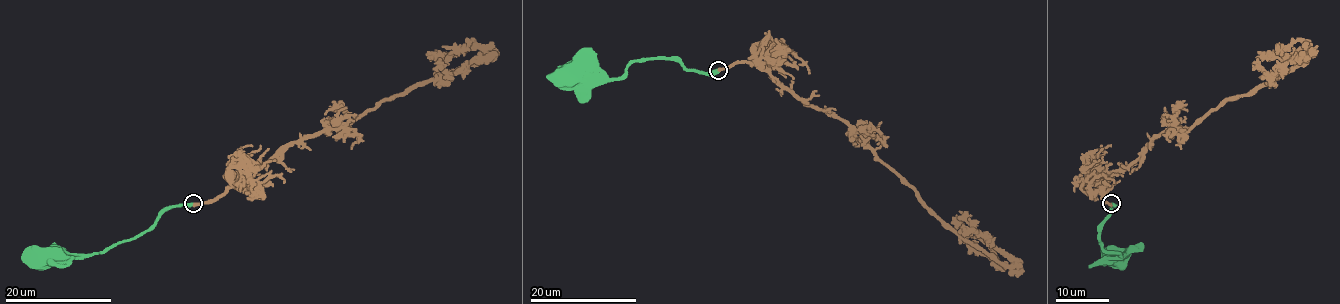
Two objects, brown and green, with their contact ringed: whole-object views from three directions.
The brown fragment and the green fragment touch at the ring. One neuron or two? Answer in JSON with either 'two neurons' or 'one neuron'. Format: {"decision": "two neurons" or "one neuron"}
{"decision": "one neuron"}

